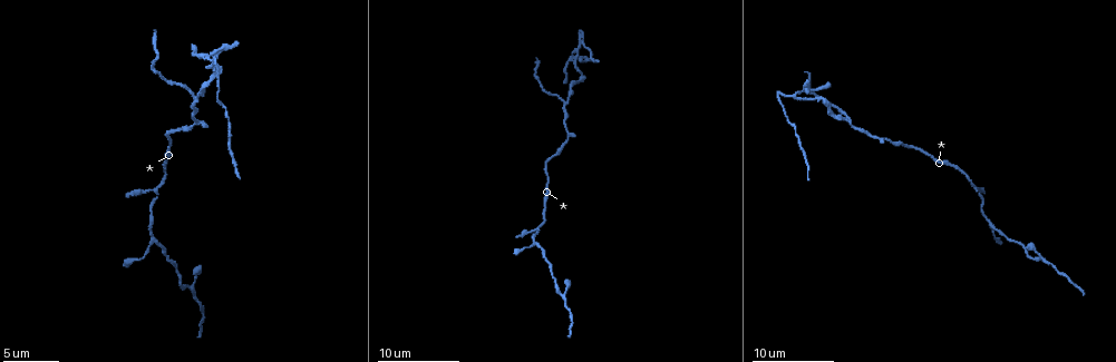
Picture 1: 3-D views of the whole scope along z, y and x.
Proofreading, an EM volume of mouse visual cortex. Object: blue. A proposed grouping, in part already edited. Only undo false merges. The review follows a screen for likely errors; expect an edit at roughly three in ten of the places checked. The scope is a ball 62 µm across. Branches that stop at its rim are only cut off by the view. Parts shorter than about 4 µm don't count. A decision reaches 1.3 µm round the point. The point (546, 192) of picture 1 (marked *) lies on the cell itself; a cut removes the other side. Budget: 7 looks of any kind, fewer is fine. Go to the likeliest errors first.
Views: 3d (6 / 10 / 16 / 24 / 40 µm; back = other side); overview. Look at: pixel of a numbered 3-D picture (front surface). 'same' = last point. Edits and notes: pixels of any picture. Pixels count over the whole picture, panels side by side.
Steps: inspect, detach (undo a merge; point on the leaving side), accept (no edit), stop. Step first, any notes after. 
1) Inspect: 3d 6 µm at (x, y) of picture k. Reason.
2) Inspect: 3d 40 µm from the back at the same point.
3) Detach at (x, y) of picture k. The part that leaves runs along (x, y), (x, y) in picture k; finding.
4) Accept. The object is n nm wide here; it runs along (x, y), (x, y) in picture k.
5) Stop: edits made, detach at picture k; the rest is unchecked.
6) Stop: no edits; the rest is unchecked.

Inspect: 3d 16 µm at (849, 121) of picture 1. Arms part here.

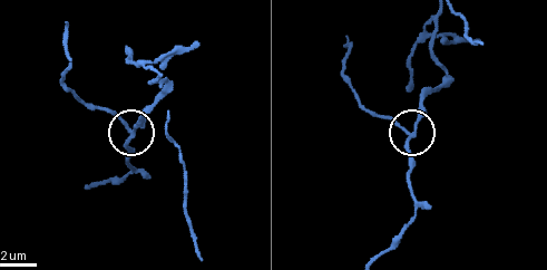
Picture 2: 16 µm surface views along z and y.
Detach at (116, 117) of picture 2. The part that leaves runs along (132, 132), (115, 116), (88, 105), (69, 87), (66, 21) in picture 2; two cells meet here.

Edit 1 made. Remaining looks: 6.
Inspect: overview. See it whole again.

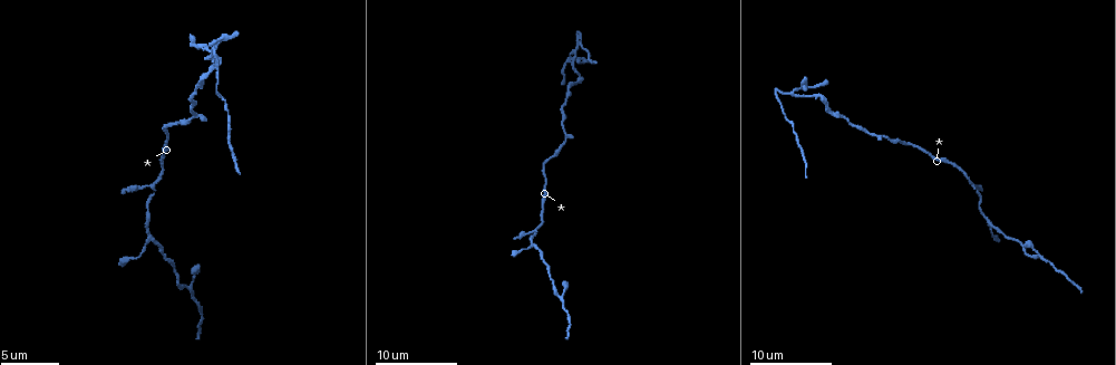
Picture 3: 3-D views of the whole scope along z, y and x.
Inspect: 3d 10 µm at (194, 292) of picture 3. Thick turns thin.

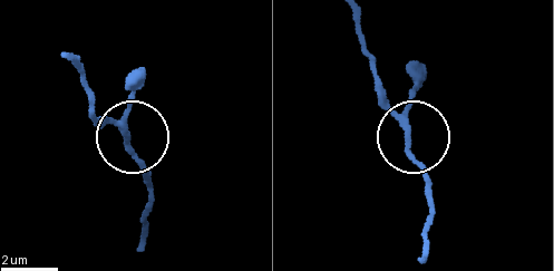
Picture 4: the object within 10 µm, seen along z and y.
Accept. The object is 170 nm wide here; it runs along (358, 16), (382, 103), (404, 132), (430, 207) in picture 4; all the same cell.

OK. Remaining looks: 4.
Inspect: 3d 10 µm at (559, 144) of picture 3. Calibre changes.

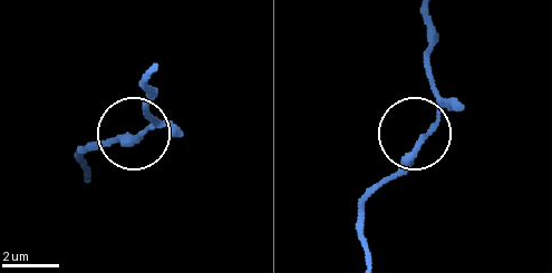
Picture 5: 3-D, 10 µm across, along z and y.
Inspect: 3d 6 µm at (422, 134) of picture 5.

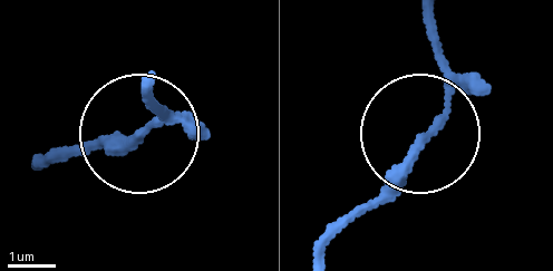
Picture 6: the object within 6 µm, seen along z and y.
Accept. The object is 180 nm wide here; one cell here.

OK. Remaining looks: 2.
Stop: edits made, detach at picture 2; the rest is unchecked.

